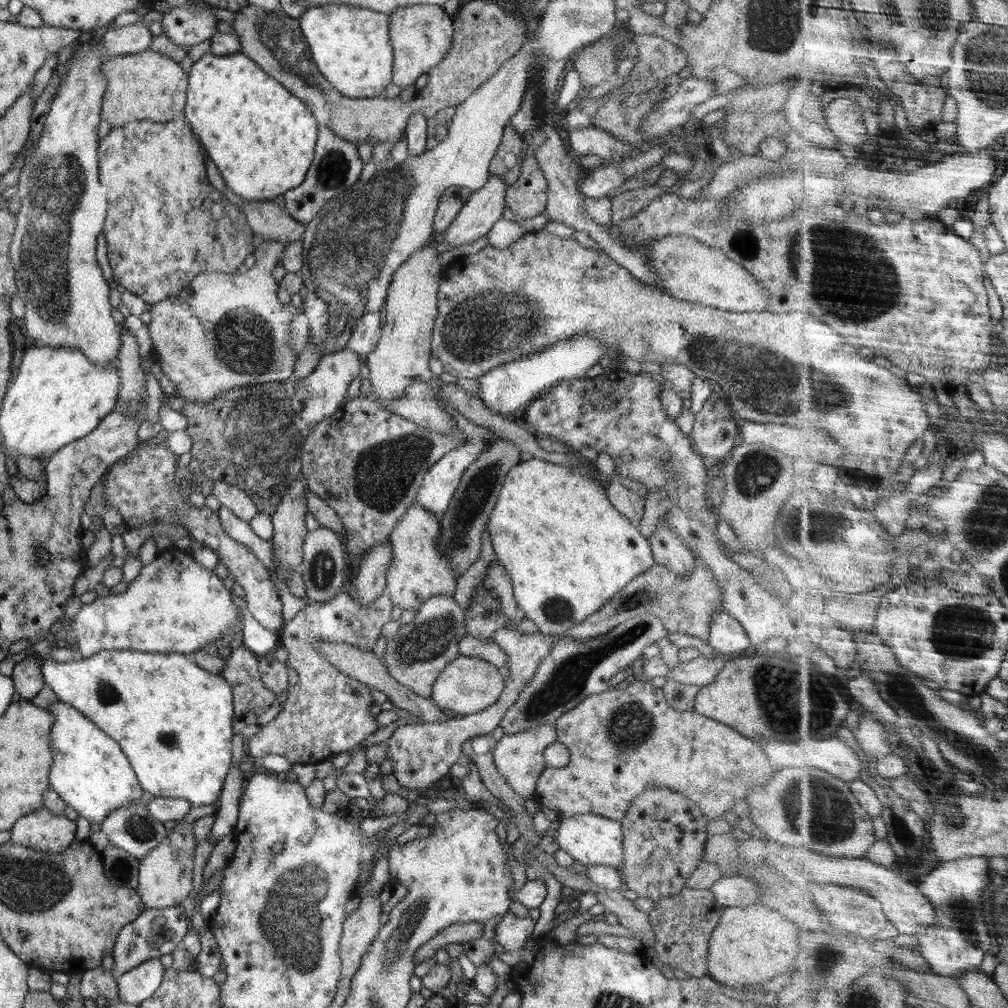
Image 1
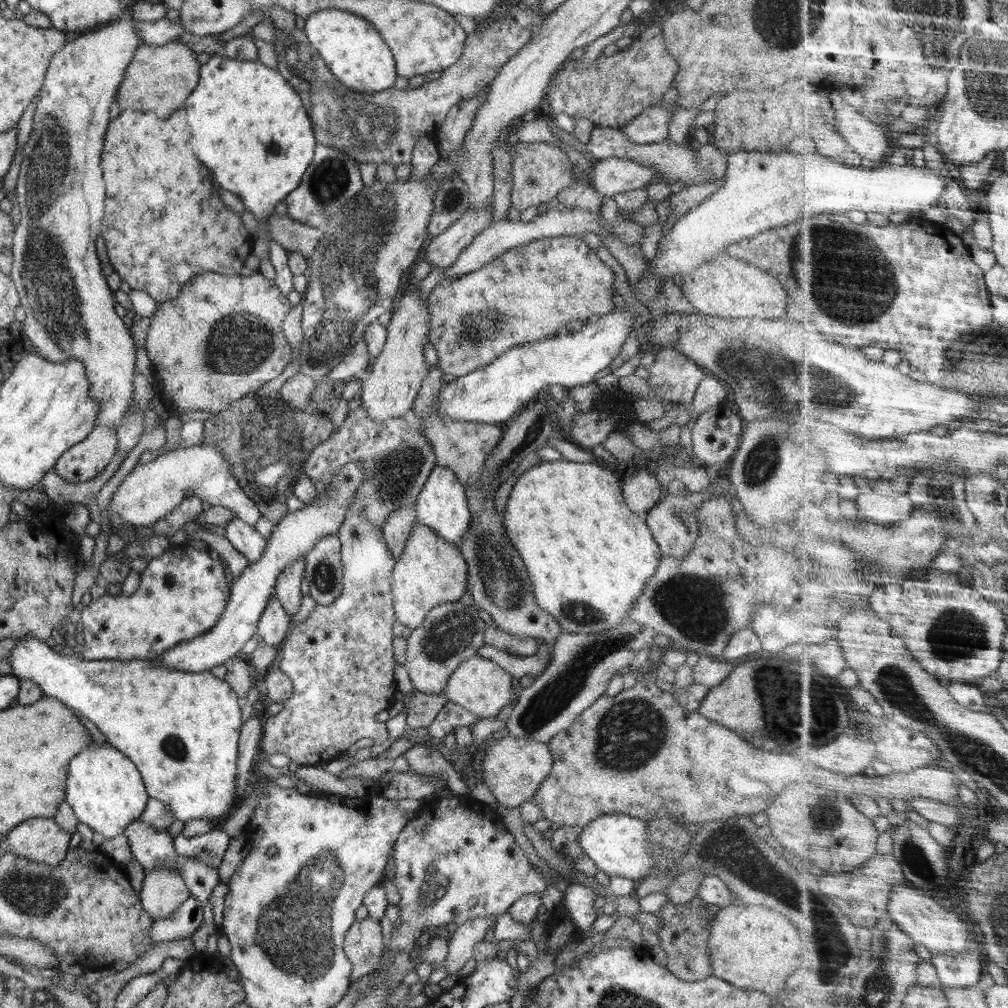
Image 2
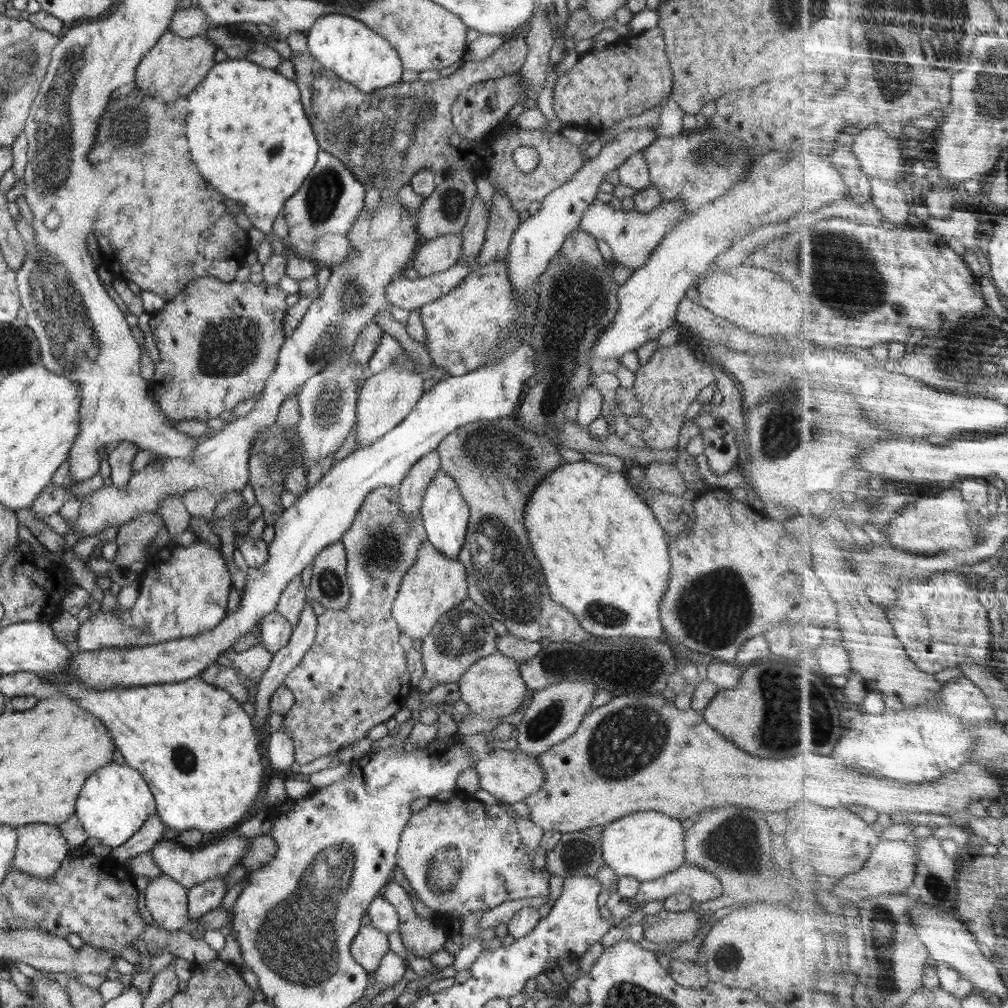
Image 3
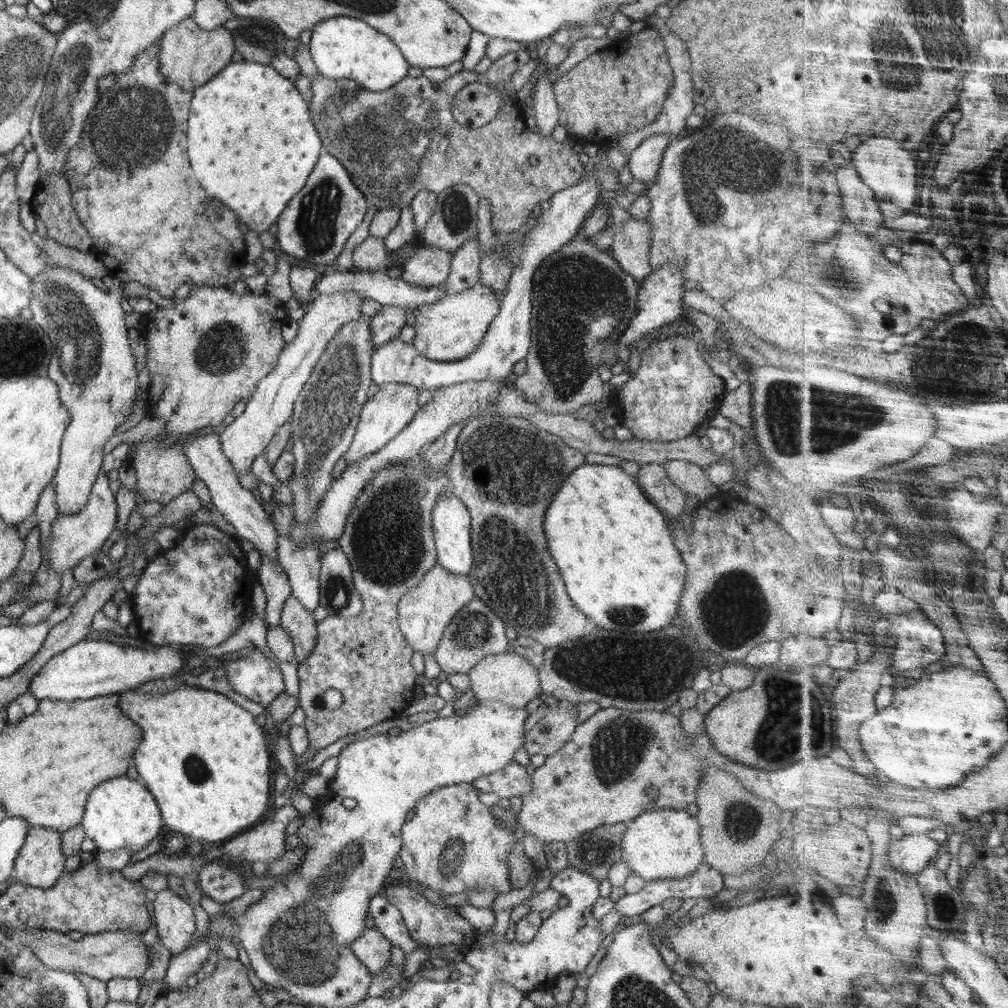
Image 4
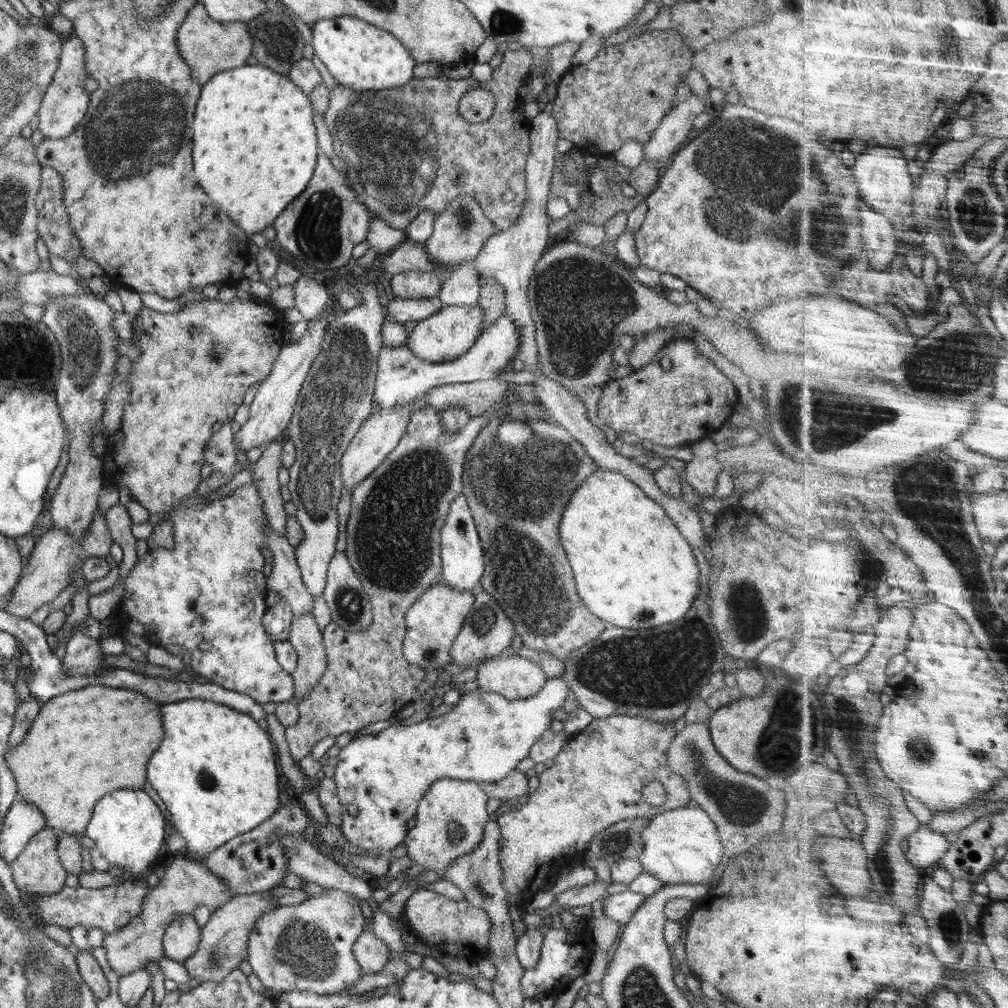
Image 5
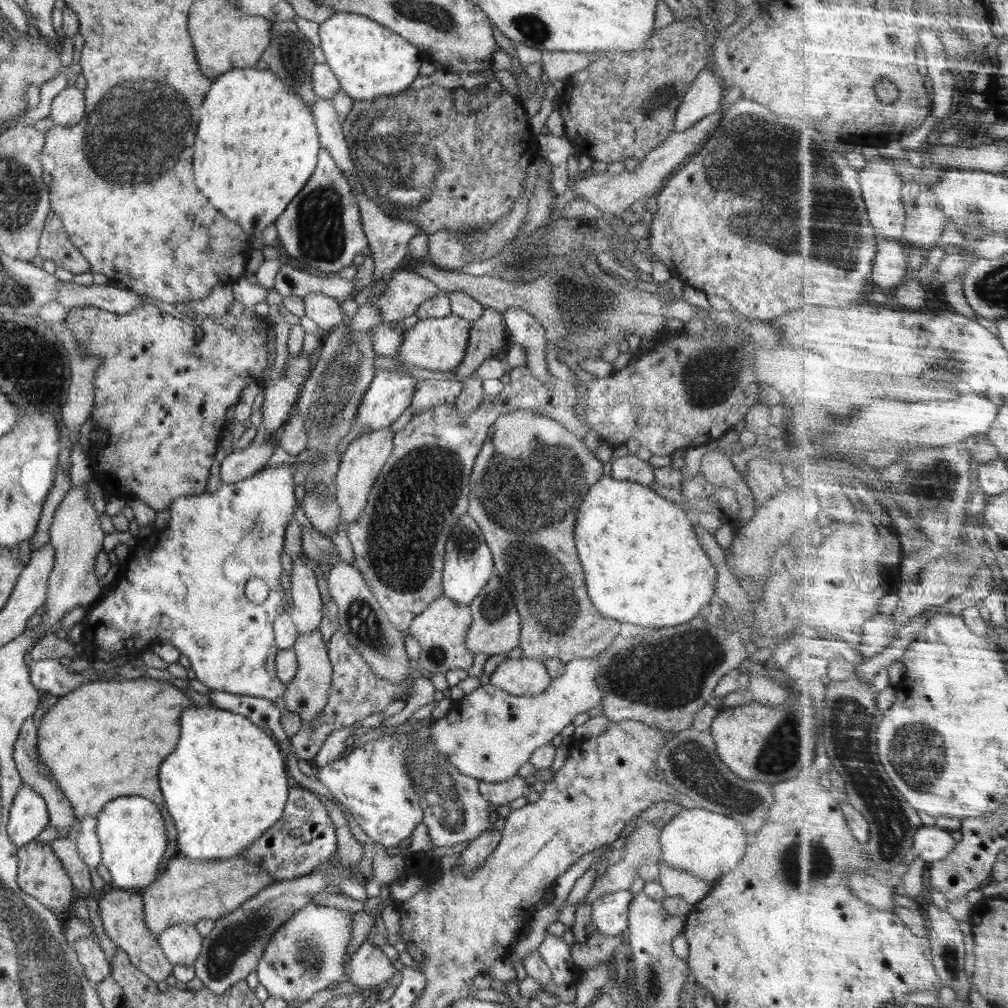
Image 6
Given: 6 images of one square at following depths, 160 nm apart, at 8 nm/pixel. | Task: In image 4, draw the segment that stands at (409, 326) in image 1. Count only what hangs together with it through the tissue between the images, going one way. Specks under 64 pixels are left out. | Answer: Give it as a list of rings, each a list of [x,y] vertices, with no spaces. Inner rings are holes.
[[[388,383],[382,385],[378,392],[364,403],[353,441],[345,452],[348,465],[377,453],[391,438],[412,422],[420,408],[417,401],[419,392],[420,390],[407,384]]]

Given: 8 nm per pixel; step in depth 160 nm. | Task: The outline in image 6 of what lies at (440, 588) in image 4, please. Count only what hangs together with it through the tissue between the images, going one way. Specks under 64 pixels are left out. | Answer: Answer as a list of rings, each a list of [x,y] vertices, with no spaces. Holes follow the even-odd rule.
[[[442,595],[434,600],[422,614],[411,622],[406,630],[406,635],[412,636],[420,644],[418,654],[418,668],[426,675],[430,673],[445,673],[447,670],[461,668],[468,670],[472,666],[473,653],[466,646],[465,640],[472,624],[469,606],[458,606],[451,598]]]

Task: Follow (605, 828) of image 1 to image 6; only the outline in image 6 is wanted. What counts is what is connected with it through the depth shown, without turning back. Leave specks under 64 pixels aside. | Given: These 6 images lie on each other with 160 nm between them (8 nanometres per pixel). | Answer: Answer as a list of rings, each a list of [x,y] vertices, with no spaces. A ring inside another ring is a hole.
[[[696,806],[695,809],[681,809],[661,828],[659,845],[661,860],[672,868],[693,874],[702,880],[715,880],[734,869],[746,852],[752,836],[746,834],[744,827],[726,815],[710,812]]]

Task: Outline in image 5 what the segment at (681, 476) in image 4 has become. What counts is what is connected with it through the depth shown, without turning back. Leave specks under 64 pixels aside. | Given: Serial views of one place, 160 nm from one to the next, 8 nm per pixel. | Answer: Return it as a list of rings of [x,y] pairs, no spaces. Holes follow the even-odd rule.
[[[704,438],[693,443],[692,452],[693,459],[686,463],[684,478],[701,499],[714,498],[718,475],[726,470],[722,461],[717,459],[722,451],[716,449],[714,441]]]

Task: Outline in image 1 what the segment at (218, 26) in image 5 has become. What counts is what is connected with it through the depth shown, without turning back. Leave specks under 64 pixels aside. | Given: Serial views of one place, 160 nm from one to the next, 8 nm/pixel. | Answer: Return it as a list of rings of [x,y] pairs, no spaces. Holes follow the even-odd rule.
[[[146,48],[140,53],[108,58],[106,64],[102,64],[102,73],[107,85],[102,99],[101,120],[107,120],[112,127],[140,120],[152,120],[155,124],[184,120],[188,74],[182,70],[180,62]]]

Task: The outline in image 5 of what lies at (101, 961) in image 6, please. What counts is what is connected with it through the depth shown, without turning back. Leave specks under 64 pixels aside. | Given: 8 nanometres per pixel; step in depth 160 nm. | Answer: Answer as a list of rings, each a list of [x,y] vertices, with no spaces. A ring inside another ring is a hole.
[[[74,949],[77,956],[77,966],[82,981],[90,988],[97,1000],[108,997],[109,983],[100,966],[99,957],[94,951]]]

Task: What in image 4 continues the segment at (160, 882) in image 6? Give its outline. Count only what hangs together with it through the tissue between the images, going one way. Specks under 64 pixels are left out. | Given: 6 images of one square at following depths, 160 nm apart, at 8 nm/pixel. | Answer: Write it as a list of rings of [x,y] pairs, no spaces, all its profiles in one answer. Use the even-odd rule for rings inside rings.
[[[42,929],[41,931],[24,930],[24,938],[20,944],[31,946],[34,955],[53,970],[68,973],[80,972],[100,981],[108,981],[115,977],[138,979],[150,966],[150,949],[141,936],[145,931],[120,930],[118,932],[102,932],[84,935],[80,940],[70,939],[68,934]]]

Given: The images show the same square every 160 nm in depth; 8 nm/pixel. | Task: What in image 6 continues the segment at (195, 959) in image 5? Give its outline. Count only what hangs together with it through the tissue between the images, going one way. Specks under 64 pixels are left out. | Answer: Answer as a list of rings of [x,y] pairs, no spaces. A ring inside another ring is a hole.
[[[310,872],[293,880],[273,882],[247,898],[236,910],[215,920],[212,932],[203,937],[202,952],[193,966],[195,976],[205,988],[218,996],[230,990],[234,984],[246,981],[250,973],[256,972],[270,937],[298,910],[308,903],[312,904],[313,896],[330,884],[329,876]]]

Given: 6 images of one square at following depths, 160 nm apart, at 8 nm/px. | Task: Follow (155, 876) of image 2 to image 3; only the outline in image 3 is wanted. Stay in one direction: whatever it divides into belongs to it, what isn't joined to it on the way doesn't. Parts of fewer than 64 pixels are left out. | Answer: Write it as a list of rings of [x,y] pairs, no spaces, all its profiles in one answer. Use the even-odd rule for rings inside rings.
[[[168,875],[150,880],[144,892],[142,906],[152,915],[153,922],[168,932],[177,931],[189,924],[187,888]]]

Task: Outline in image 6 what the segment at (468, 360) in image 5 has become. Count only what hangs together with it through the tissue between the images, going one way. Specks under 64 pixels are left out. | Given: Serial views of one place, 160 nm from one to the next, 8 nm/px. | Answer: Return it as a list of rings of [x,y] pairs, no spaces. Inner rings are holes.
[[[404,369],[376,370],[374,378],[368,387],[360,403],[357,417],[355,418],[355,430],[360,434],[370,431],[388,428],[410,406],[411,395],[416,388],[418,379],[409,375]]]

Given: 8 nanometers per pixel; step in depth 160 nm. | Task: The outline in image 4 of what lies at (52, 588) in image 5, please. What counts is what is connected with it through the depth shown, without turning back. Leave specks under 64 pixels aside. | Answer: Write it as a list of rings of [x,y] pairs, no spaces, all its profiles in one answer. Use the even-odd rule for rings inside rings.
[[[99,474],[87,506],[78,514],[59,515],[53,522],[48,546],[48,560],[56,574],[63,574],[68,568],[76,566],[83,558],[96,552],[106,543],[110,534],[117,528],[117,506],[109,486],[107,474]]]

